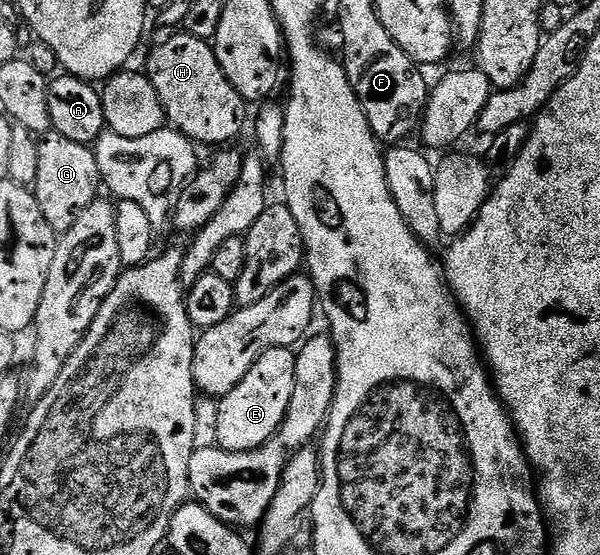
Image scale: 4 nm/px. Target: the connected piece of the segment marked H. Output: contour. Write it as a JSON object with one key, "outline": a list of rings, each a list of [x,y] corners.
{"outline":[[[186,31],[172,33],[175,34],[164,45],[152,51],[145,66],[163,104],[166,120],[200,146],[223,147],[234,142],[231,140],[242,131],[247,117],[248,106],[243,96],[229,83],[225,71],[221,71],[221,63],[217,63],[217,55],[208,42]]]}

